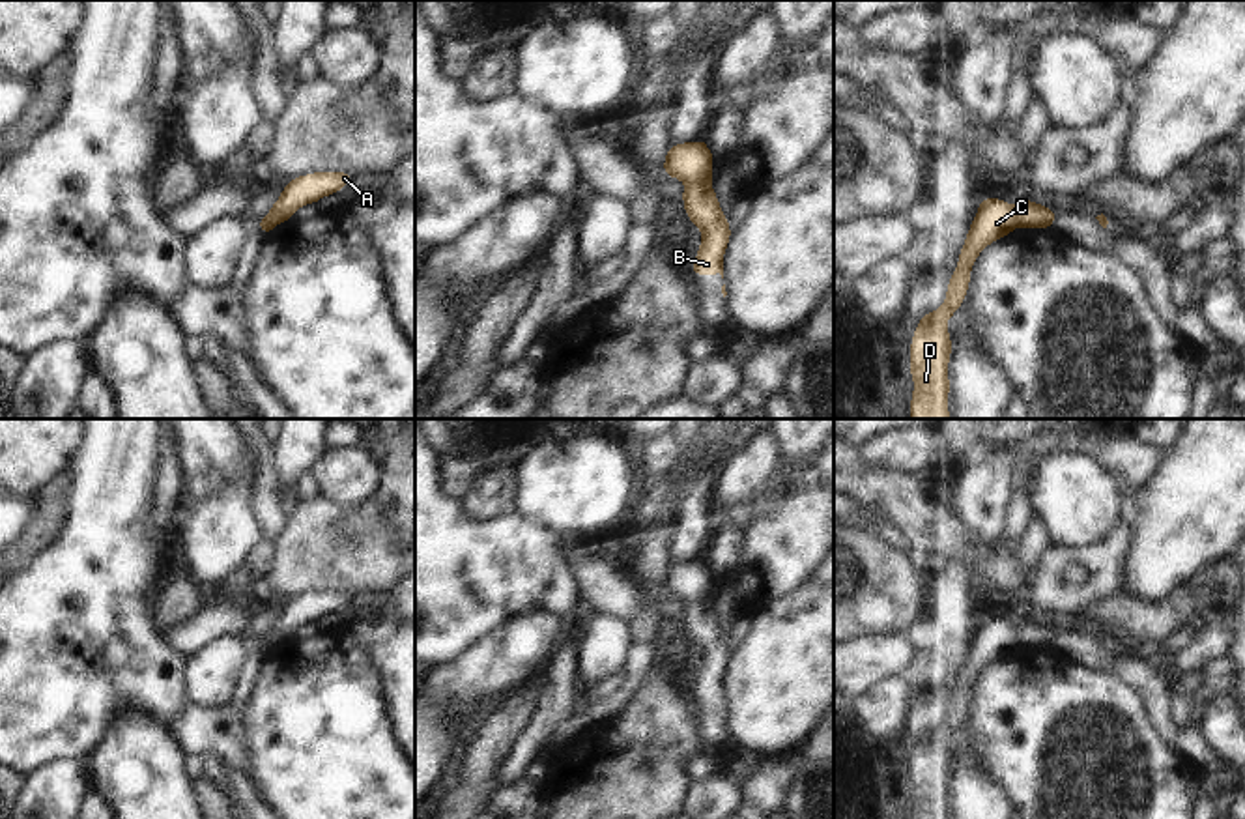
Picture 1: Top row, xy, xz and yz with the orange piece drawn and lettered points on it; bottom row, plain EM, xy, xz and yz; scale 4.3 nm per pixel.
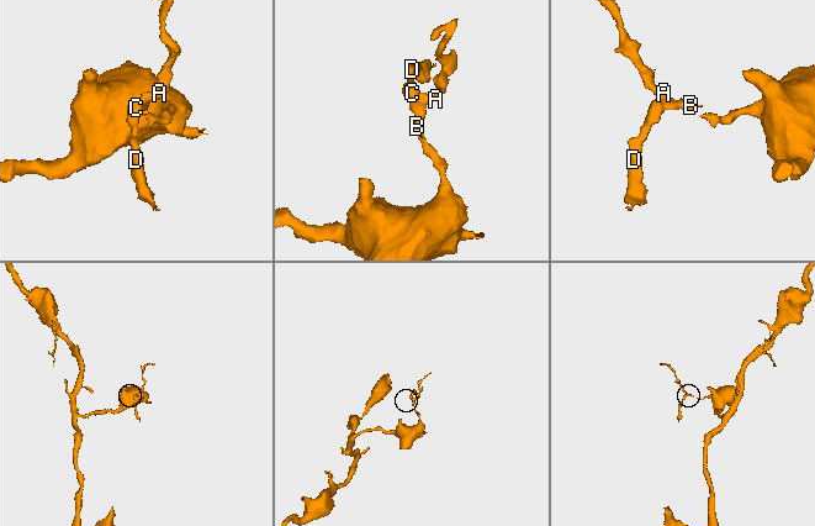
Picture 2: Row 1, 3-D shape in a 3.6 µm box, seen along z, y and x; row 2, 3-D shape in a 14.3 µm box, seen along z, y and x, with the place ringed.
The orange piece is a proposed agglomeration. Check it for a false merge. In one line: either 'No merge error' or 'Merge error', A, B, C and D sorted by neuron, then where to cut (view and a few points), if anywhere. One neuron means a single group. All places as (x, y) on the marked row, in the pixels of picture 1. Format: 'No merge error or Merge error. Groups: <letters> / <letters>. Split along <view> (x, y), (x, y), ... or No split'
Merge error. Groups: A B / C D. Split along xz (709, 174), (686, 186)

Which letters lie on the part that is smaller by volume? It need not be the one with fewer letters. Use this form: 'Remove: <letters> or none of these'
Remove: C, D

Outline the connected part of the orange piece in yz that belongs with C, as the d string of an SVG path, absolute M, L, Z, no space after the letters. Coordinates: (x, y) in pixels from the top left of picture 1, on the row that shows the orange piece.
M981 198L970 223L966 241L959 252L957 269L948 282L944 305L923 314L910 342L910 376L914 393L910 419L950 419L948 411L948 361L952 338L946 320L957 312L968 292L970 269L978 254L993 241L1011 234L1019 226L1015 206L1000 198Z

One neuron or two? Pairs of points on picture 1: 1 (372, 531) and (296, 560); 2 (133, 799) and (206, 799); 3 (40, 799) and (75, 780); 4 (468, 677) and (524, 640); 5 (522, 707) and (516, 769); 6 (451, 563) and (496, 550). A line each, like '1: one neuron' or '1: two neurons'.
1: one neuron
2: two neurons
3: one neuron
4: one neuron
5: two neurons
6: one neuron

